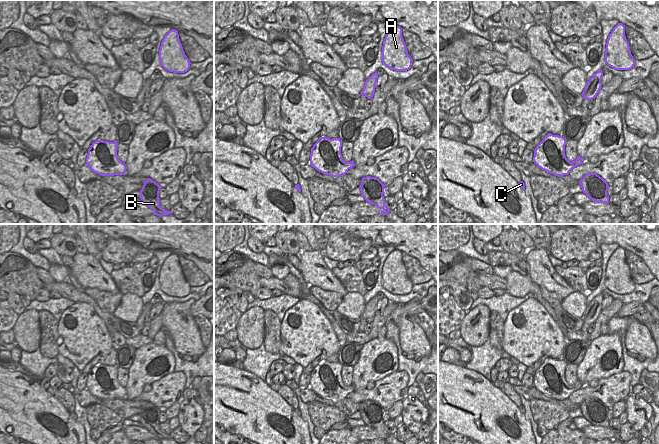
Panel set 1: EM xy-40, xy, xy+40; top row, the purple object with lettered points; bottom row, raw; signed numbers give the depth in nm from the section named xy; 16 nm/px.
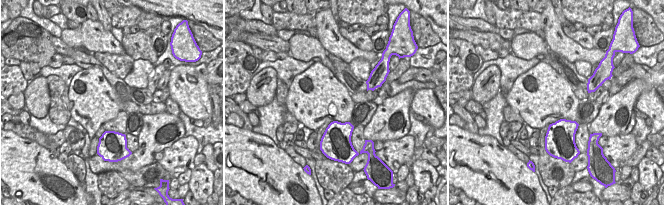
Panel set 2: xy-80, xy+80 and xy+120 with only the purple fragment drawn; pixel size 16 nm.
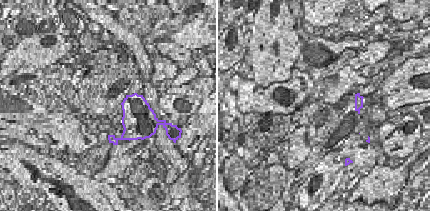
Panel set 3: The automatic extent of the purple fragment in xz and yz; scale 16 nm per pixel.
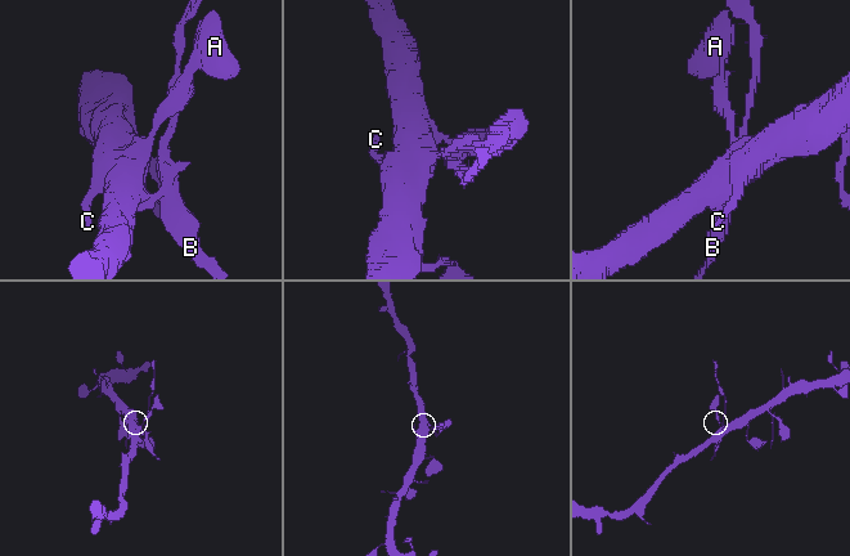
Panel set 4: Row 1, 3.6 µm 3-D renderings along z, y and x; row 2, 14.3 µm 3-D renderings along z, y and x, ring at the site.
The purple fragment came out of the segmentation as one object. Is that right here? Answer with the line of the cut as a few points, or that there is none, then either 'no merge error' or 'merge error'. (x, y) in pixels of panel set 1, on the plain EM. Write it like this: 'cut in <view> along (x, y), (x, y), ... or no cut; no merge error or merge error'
cut in xy+40 along (573, 385), (575, 390); merge error

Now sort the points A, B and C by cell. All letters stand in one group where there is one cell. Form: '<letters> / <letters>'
A C / B

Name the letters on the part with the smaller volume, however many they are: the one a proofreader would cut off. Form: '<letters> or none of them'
B

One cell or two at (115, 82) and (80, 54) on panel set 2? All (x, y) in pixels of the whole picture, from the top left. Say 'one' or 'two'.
one

